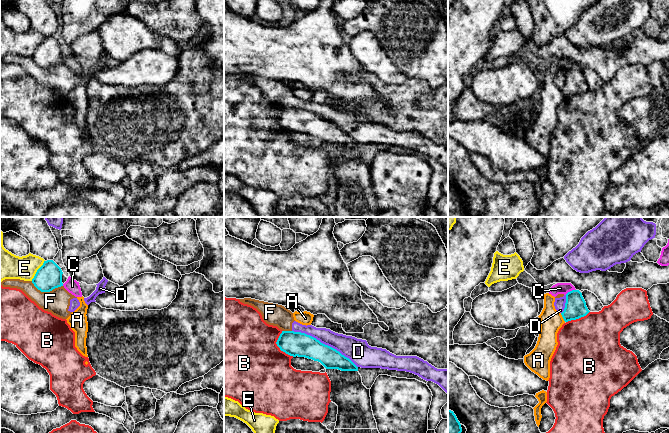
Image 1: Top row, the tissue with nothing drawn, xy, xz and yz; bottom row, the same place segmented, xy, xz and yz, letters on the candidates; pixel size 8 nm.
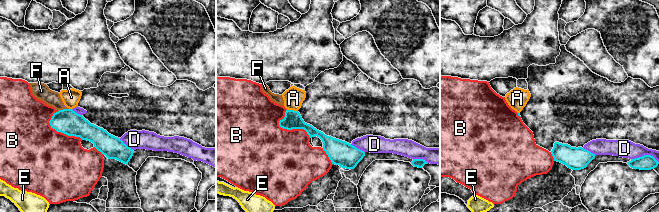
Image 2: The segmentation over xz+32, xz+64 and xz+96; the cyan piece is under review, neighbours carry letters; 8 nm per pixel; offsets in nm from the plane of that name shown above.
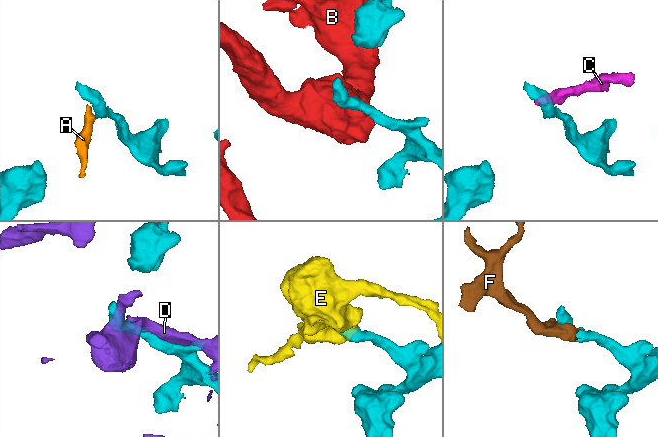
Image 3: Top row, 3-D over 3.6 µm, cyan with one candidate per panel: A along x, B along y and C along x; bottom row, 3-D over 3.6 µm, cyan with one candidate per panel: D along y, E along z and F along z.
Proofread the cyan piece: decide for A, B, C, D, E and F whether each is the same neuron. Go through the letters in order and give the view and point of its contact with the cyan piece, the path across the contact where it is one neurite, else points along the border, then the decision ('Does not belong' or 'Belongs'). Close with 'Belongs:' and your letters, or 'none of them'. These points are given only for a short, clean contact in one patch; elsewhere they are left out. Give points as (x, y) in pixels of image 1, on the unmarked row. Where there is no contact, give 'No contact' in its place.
A: Touches cyan at yz (562, 92). Boundary: yz (560, 89), (565, 97). Does not belong
B: Touches cyan at xz (277, 121). Does not belong
C: Touches cyan at yz (570, 67). Boundary: yz (575, 65), (565, 70). Does not belong
D: Touches cyan at xz (324, 120). Does not belong
E: Touches cyan at xy (37, 46). Does not belong
F: Touches cyan at xy (46, 67). Does not belong
Belongs: none of them

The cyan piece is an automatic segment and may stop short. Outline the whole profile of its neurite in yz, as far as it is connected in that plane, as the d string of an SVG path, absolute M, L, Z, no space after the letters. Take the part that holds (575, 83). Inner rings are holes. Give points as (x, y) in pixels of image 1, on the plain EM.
M572 66L566 70L564 87L561 89L565 98L586 92L590 87L579 66Z

